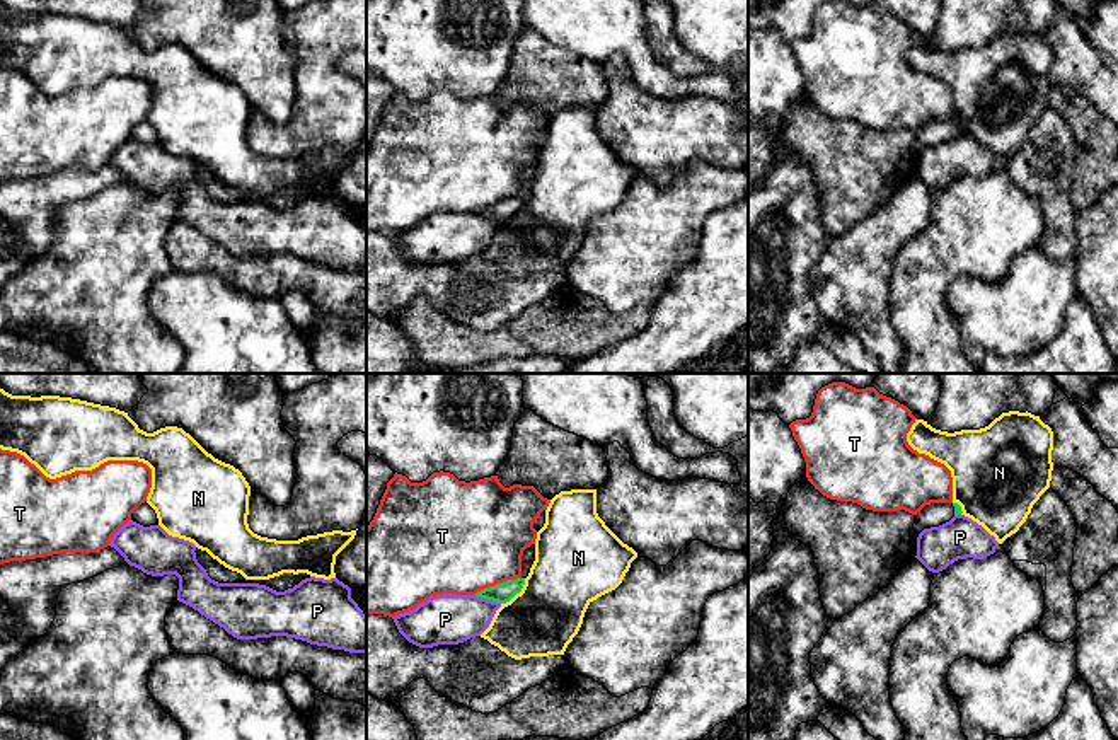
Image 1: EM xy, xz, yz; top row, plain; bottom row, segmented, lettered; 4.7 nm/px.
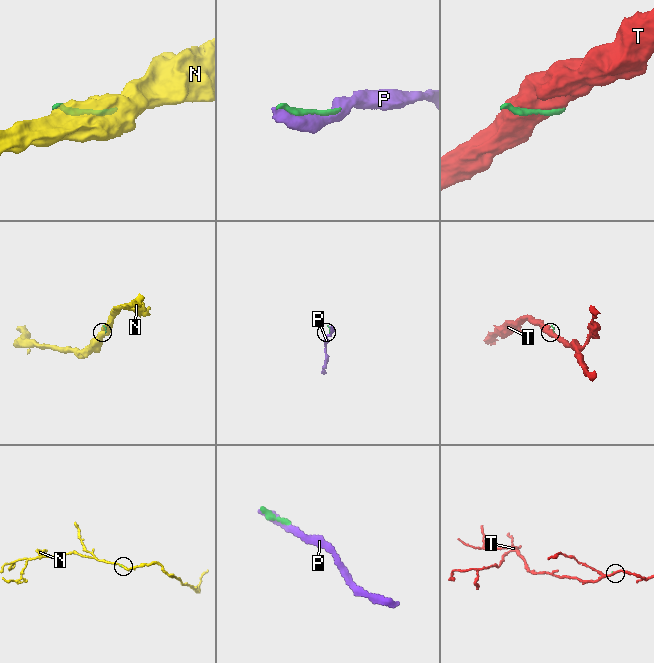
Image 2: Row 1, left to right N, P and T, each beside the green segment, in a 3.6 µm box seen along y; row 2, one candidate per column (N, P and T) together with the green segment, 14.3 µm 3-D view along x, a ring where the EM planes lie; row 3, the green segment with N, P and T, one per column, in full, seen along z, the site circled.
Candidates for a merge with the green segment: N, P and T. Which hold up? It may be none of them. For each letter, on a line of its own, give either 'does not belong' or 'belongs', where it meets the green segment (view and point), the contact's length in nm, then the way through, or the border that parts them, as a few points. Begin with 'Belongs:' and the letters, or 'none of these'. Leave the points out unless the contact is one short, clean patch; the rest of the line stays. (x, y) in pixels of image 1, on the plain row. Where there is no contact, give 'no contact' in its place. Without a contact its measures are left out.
Belongs: none of these
N: does not belong; meets green in xz at (517, 210); contact 170 nm long
P: does not belong; meets green in xz at (488, 217); contact 130 nm long
T: does not belong; meets green in xz at (498, 202); contact 240 nm long

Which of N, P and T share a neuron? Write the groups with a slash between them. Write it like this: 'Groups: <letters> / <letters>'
Groups: N / P / T

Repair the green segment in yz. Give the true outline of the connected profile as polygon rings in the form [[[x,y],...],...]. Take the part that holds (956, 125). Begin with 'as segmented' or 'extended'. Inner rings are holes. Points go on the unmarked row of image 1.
extended; [[[931,121],[925,123],[917,133],[913,148],[919,153],[924,147],[939,145],[949,140],[954,133],[961,133],[958,121]]]

